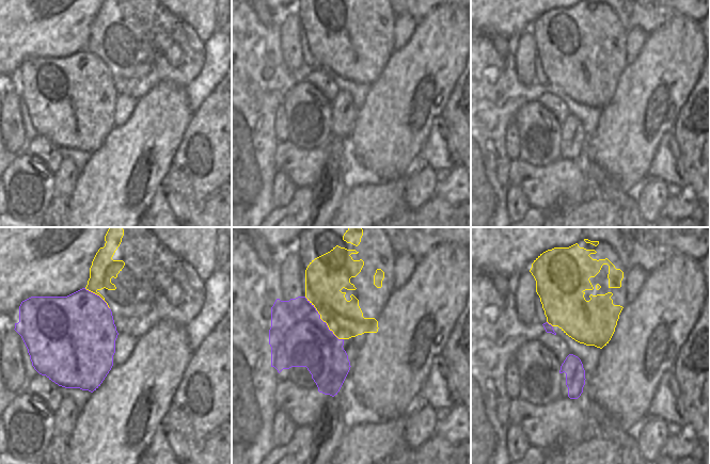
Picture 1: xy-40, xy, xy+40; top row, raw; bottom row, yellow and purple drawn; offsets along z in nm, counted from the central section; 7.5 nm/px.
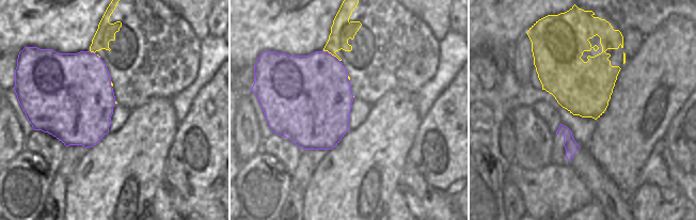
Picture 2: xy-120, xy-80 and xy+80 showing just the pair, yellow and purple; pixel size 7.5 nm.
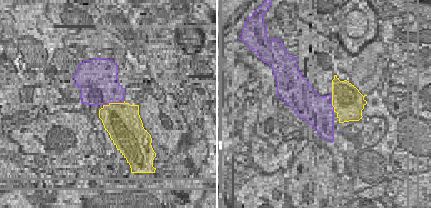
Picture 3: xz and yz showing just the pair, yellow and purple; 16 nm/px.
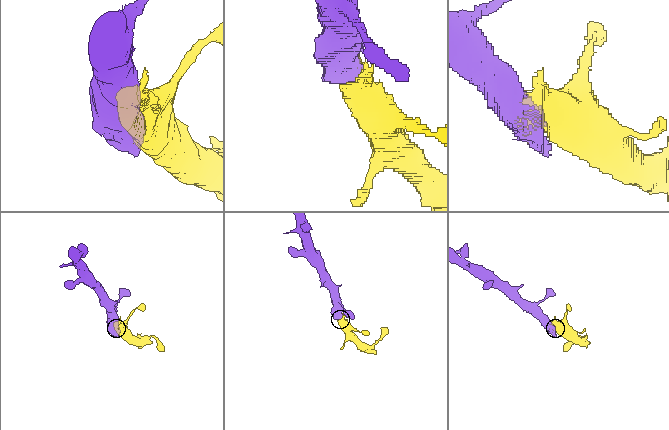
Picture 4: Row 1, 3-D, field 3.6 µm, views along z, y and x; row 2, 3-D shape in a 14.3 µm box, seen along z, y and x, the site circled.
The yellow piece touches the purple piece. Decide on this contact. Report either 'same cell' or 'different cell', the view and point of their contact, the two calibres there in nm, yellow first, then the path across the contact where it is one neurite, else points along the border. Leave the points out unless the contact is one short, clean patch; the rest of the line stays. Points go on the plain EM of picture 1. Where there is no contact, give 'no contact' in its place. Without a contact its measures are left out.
same cell; contact xy (322, 81); calibres 280 and 440 nm

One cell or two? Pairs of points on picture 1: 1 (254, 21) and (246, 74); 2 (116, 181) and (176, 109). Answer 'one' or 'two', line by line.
1: two
2: one

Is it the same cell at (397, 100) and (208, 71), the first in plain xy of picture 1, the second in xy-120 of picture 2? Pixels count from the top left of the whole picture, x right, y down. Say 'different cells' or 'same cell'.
different cells

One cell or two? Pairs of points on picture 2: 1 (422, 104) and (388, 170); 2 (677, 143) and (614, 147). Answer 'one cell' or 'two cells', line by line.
1: two cells
2: two cells

